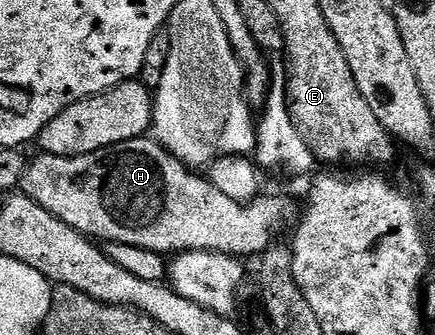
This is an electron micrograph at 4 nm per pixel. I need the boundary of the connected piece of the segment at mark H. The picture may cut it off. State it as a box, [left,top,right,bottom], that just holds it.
[19,137,293,257]

